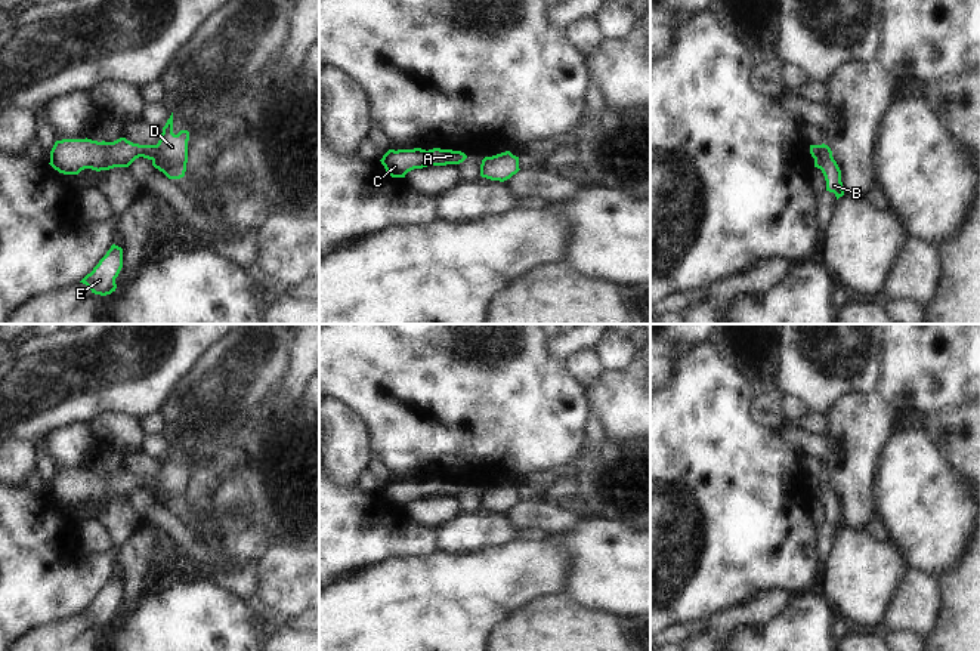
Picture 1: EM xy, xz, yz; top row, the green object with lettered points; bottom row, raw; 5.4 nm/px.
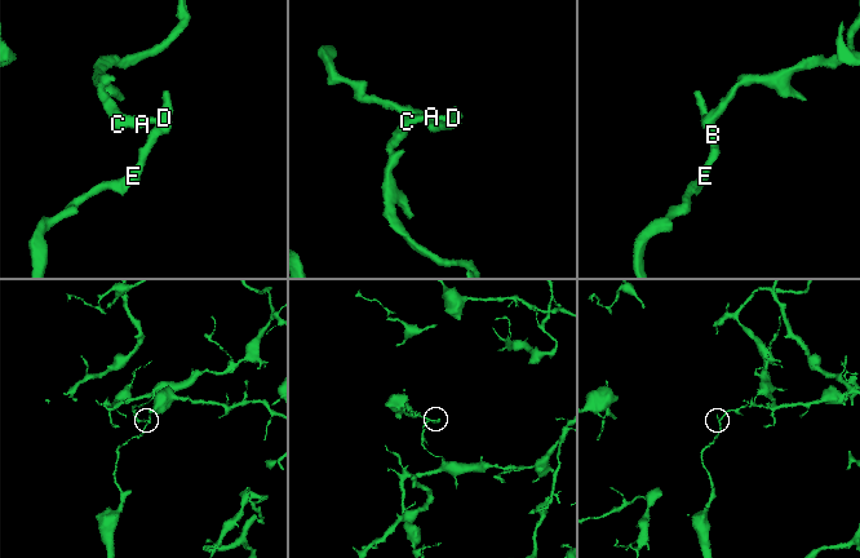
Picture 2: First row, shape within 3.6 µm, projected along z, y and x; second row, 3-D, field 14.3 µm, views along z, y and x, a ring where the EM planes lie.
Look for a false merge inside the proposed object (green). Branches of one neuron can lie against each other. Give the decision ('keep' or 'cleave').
cleave

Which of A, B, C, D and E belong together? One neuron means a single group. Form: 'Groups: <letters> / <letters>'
Groups: A C / B D E

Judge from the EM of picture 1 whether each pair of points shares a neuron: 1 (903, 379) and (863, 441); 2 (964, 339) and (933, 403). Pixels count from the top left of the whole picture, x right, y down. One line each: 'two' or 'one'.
1: two
2: one

